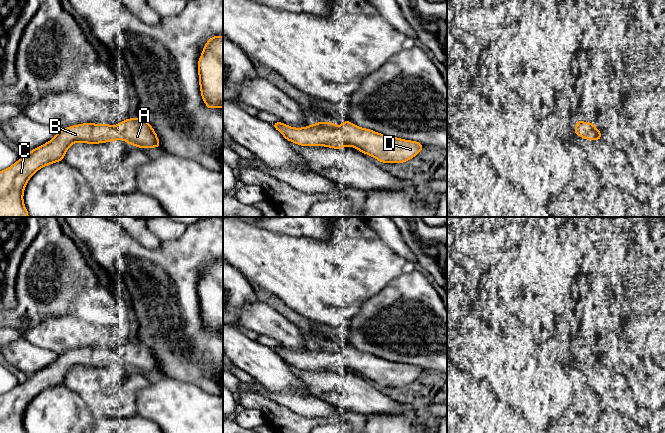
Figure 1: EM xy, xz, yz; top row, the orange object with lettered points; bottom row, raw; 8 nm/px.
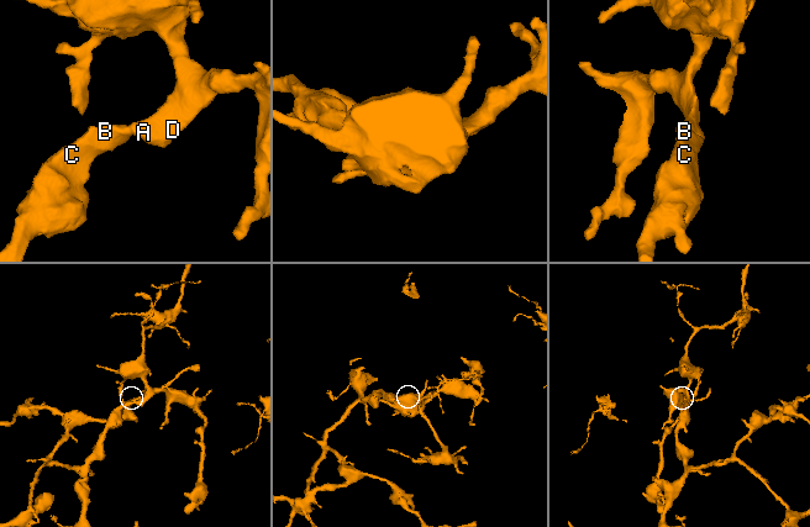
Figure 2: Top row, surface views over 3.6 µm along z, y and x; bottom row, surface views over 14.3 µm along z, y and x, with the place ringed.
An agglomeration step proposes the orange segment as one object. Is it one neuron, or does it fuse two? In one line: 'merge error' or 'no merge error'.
no merge error

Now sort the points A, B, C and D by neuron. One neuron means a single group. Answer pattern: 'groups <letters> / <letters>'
groups A B C D

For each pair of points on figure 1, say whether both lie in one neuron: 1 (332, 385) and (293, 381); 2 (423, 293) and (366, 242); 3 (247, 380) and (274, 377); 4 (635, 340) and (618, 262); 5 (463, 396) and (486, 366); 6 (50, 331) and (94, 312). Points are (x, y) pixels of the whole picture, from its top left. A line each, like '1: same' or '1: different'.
1: different
2: different
3: different
4: same
5: different
6: different

